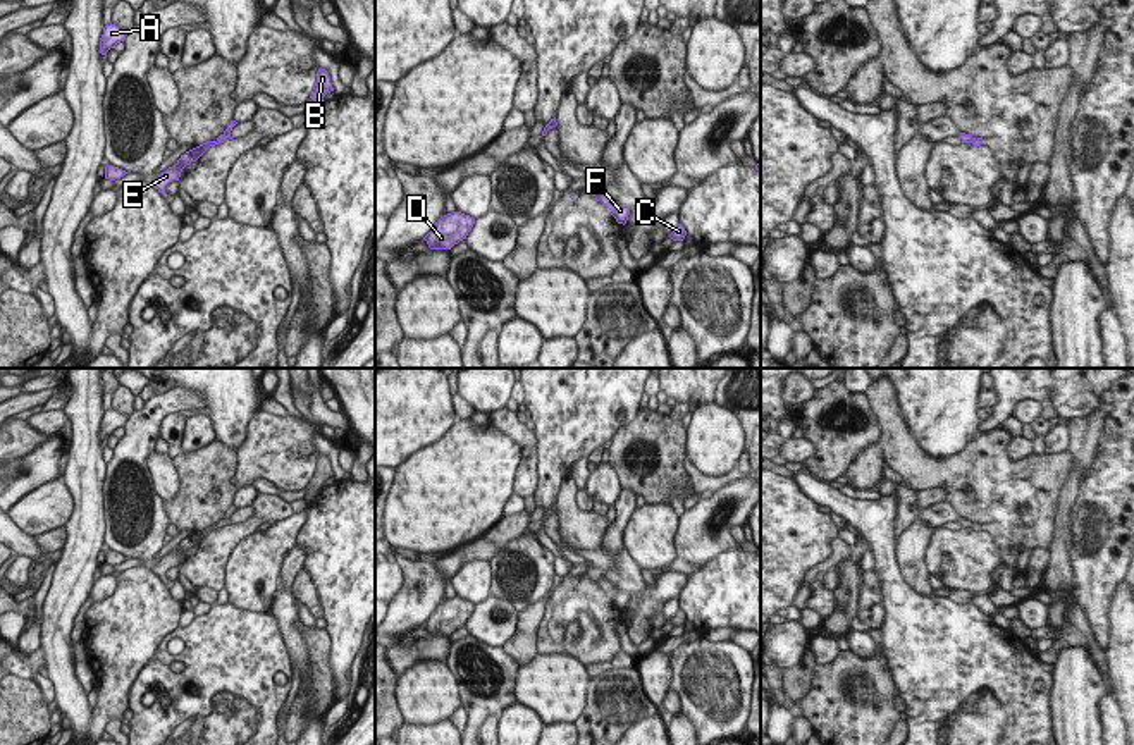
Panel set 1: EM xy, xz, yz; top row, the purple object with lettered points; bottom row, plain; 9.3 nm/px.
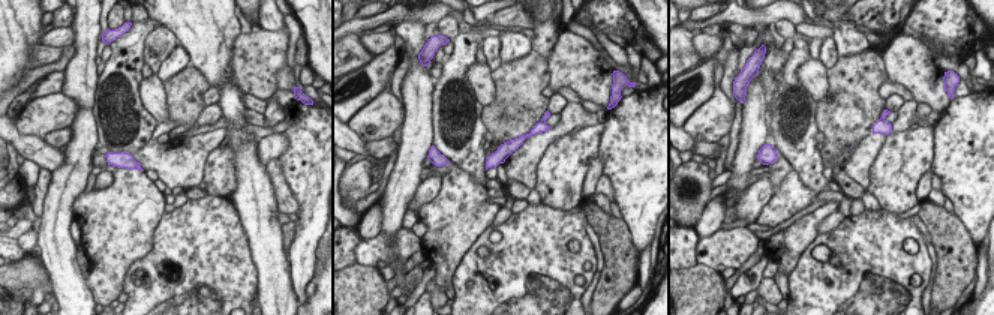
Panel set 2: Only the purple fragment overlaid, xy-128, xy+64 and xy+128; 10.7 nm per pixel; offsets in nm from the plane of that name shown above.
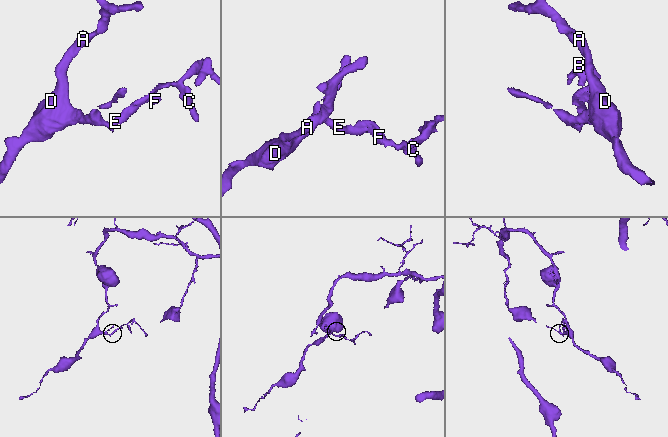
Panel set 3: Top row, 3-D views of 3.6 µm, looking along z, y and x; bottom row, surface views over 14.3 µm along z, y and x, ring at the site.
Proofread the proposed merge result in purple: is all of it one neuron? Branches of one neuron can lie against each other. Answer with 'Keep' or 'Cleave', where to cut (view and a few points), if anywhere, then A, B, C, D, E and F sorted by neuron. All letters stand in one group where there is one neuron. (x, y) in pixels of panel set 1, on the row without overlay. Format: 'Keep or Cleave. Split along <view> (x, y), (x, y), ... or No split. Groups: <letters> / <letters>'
Keep. No split. Groups: A B C D E F.

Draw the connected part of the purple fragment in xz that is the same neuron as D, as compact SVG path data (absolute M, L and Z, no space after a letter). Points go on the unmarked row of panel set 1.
M453 597L441 602L423 625L430 635L451 635L454 630L466 625L473 609L473 602Z

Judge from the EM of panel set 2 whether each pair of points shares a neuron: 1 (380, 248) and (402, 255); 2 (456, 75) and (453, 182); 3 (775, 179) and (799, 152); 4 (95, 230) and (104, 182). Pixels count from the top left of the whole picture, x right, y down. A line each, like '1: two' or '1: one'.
1: one
2: two
3: two
4: two

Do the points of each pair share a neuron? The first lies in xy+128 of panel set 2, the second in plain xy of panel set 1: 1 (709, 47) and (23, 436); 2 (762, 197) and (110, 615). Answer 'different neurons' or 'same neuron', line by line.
1: different neurons
2: different neurons

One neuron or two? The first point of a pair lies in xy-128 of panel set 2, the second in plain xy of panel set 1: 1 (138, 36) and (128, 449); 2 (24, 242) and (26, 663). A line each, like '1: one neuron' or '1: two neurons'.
1: one neuron
2: two neurons

